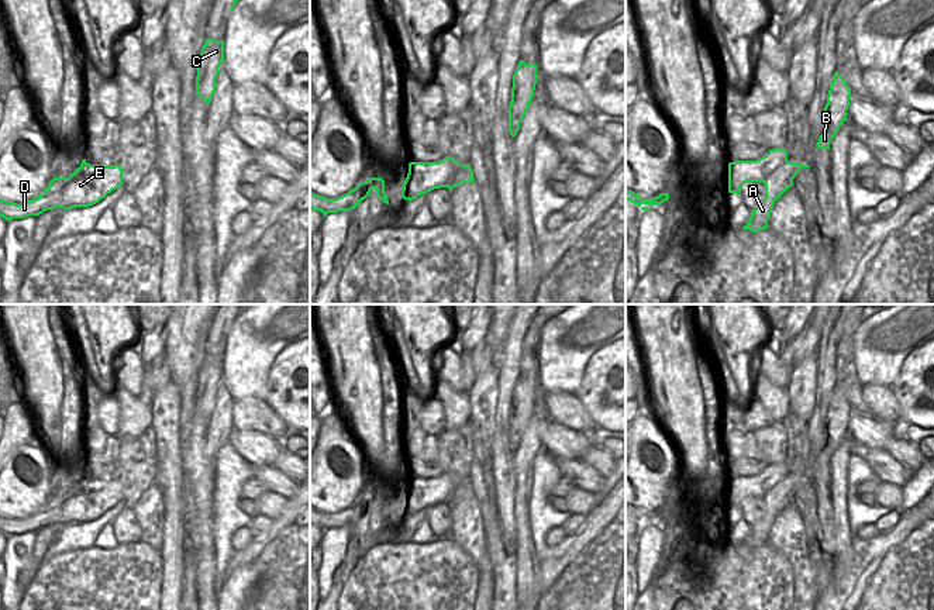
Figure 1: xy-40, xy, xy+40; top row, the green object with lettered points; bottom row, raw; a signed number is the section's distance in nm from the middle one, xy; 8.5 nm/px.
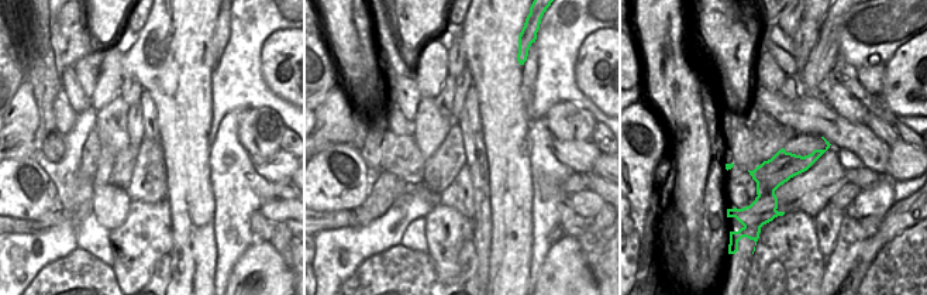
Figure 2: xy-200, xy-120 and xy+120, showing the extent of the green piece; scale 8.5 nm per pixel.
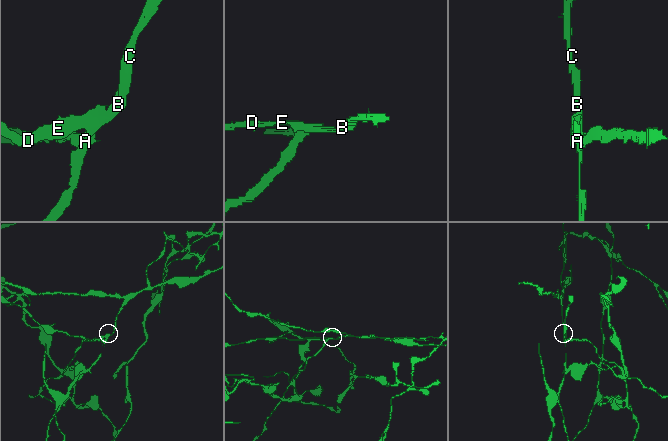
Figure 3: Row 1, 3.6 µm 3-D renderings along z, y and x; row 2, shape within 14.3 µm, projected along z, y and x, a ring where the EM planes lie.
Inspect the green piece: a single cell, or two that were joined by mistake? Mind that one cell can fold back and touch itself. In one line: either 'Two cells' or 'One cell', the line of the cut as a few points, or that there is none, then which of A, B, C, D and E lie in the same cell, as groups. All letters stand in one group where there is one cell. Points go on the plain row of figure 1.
Two cells. Split along xy+40 (788, 476), (764, 498). Groups: A B C / D E.

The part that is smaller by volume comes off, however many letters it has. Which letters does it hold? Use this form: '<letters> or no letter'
D, E

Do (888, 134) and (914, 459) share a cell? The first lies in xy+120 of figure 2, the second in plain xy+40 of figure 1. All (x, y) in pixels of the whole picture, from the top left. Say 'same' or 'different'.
same

